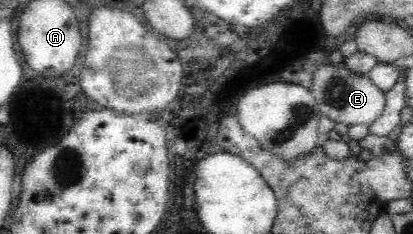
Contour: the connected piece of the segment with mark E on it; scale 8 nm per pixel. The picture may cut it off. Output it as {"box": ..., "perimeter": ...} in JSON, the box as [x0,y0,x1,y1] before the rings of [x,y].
{"box":[310,62,385,125],"perimeter":[[[324,62],[322,67],[317,67],[312,75],[310,88],[312,95],[318,102],[320,113],[332,121],[344,125],[371,123],[381,114],[385,106],[384,92],[371,80],[369,74],[356,74],[341,63],[332,64]]]}

